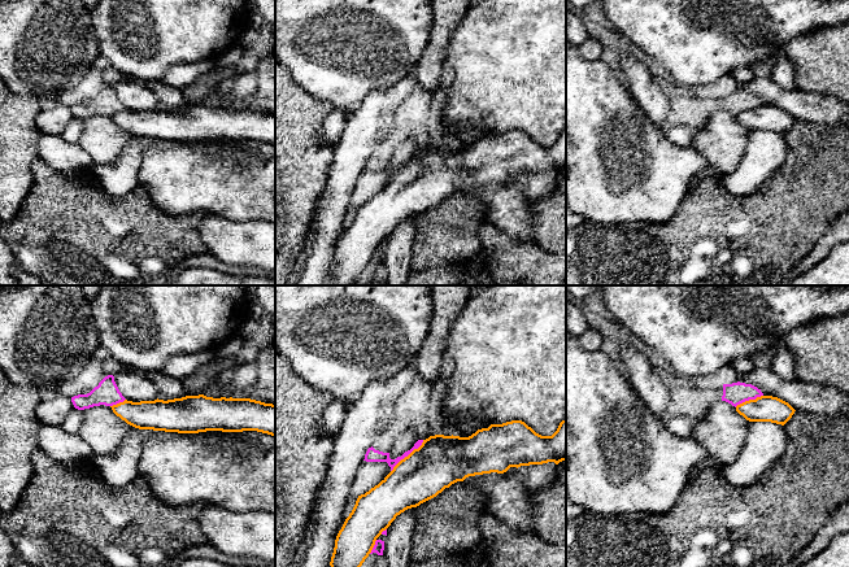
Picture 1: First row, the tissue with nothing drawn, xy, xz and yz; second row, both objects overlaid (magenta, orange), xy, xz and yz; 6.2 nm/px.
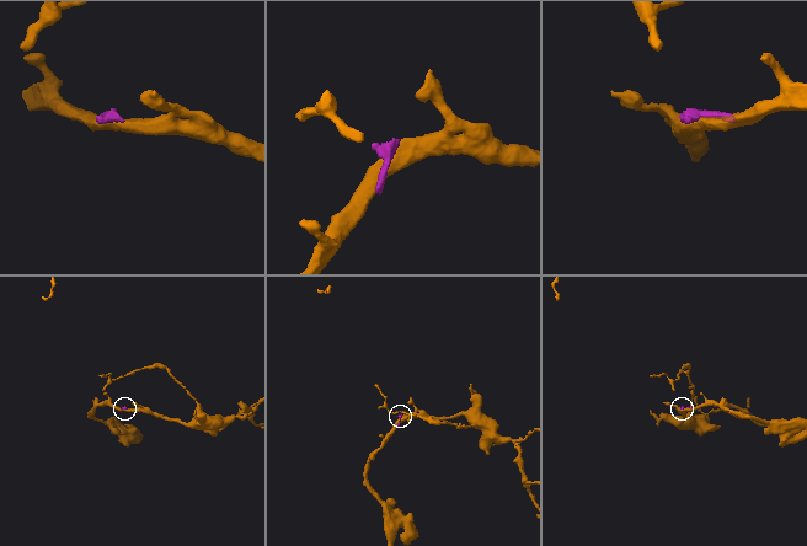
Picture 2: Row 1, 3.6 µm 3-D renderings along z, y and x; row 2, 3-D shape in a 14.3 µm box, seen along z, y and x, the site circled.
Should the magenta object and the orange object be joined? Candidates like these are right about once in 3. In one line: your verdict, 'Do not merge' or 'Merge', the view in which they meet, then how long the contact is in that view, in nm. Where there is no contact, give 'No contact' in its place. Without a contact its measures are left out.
Do not merge. Touches magenta in xz. Shared border 280 nm

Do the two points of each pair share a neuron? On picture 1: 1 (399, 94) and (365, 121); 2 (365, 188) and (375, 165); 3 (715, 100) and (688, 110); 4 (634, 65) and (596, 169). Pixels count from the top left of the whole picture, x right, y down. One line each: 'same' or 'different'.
1: same
2: different
3: same
4: different

